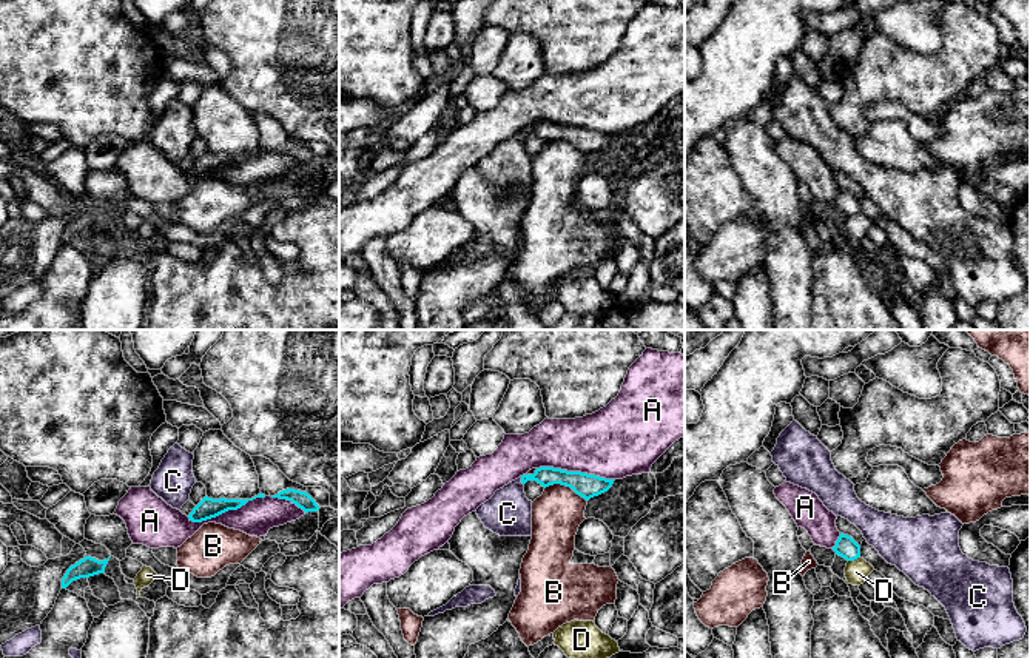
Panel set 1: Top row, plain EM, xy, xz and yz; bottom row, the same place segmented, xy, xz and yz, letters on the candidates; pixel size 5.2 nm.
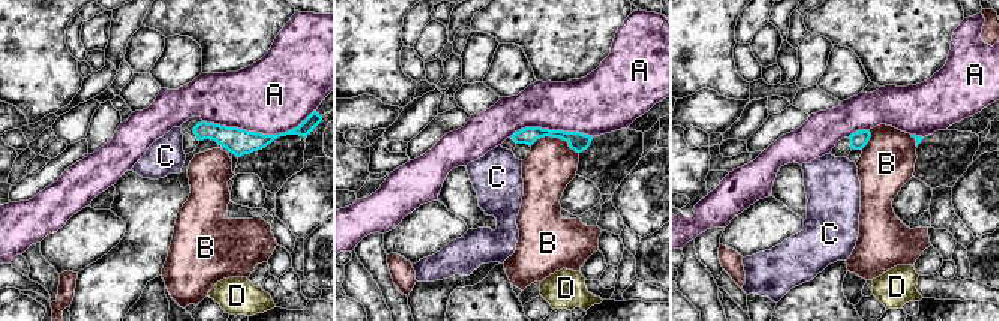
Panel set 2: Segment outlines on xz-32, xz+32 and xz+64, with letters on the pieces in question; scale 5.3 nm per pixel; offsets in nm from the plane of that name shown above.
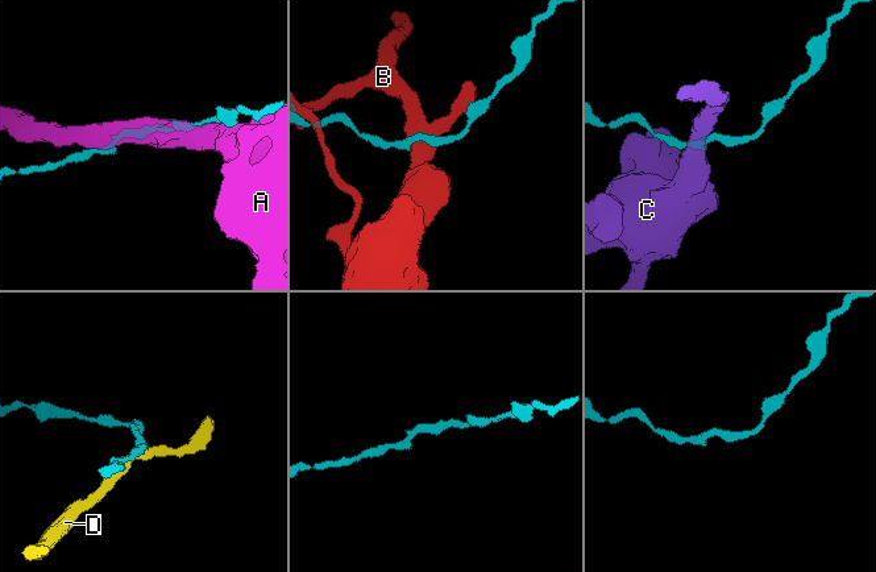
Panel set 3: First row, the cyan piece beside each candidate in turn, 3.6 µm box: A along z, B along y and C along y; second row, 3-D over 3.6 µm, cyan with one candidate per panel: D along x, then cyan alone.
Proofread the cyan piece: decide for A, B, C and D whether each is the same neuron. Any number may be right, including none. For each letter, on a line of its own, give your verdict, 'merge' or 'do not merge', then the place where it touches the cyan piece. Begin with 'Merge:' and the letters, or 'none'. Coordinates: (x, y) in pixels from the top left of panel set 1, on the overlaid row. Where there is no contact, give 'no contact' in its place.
Merge: none
A: do not merge; meets cyan in xy at (225, 510)
B: do not merge; meets cyan in xz at (566, 486)
C: do not merge; meets cyan in xz at (521, 481)
D: do not merge; meets cyan in yz at (853, 560)

